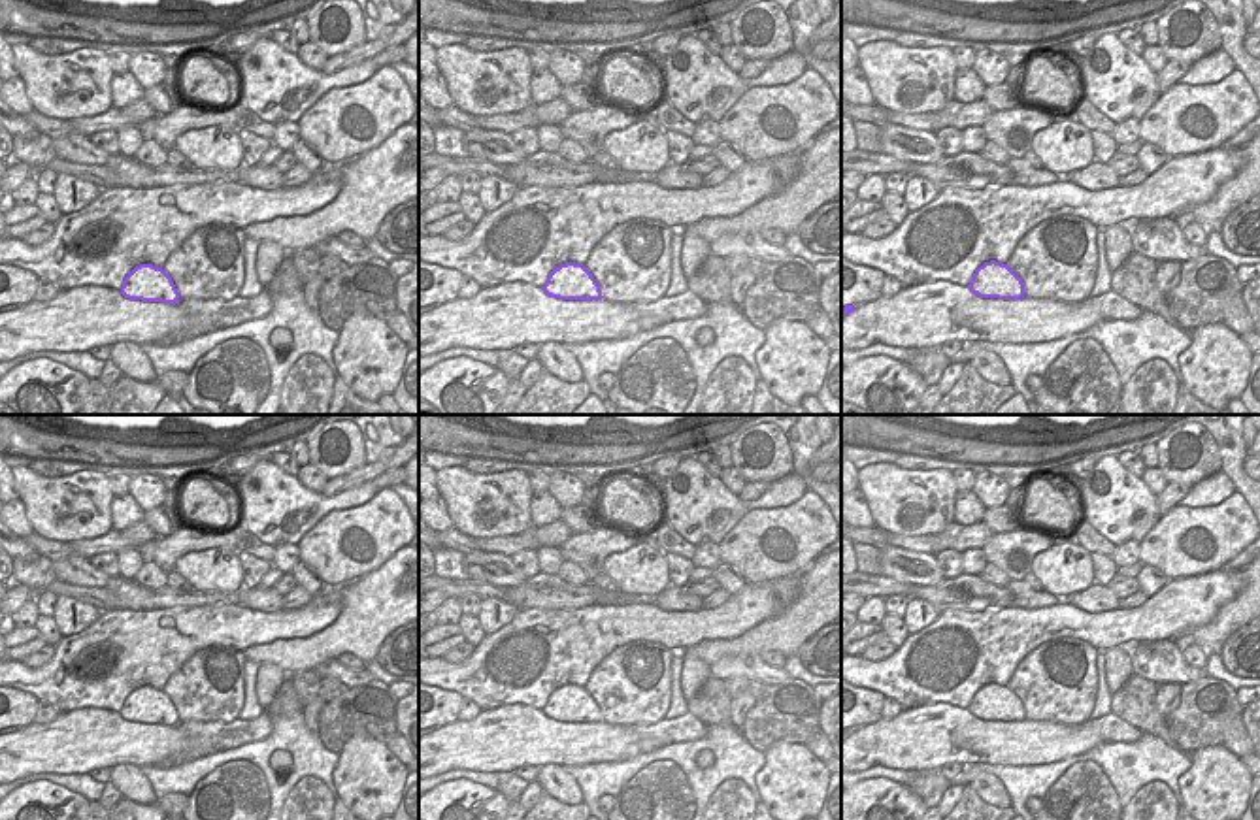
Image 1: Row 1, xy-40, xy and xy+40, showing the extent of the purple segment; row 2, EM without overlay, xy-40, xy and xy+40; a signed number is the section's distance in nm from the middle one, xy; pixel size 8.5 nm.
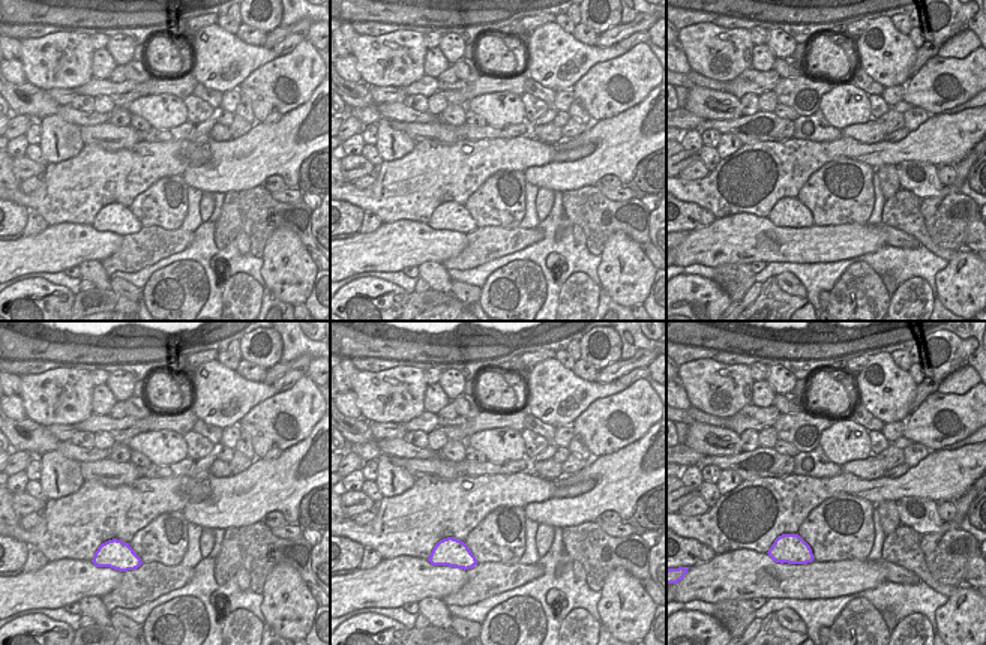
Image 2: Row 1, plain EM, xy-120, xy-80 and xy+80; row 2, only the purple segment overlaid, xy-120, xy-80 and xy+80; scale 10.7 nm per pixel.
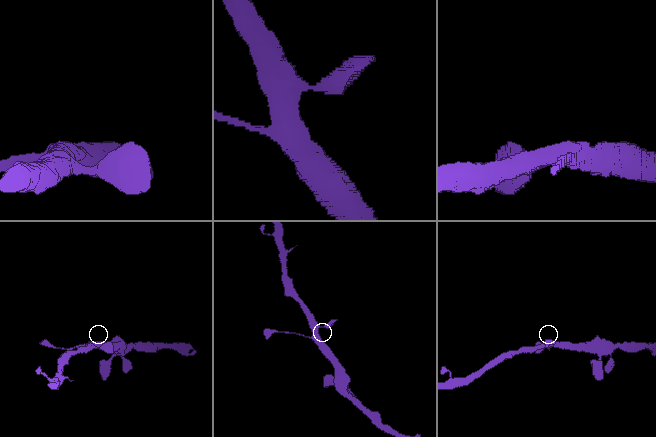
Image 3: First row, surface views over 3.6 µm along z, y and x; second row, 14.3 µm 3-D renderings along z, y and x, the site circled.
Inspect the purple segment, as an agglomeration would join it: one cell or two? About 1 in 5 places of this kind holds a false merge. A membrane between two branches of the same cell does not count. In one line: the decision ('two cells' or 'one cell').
one cell

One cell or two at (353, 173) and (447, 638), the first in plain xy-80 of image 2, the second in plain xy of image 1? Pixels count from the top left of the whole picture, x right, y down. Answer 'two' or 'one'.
one

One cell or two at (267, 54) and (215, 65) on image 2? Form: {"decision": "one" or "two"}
{"decision": "one"}

